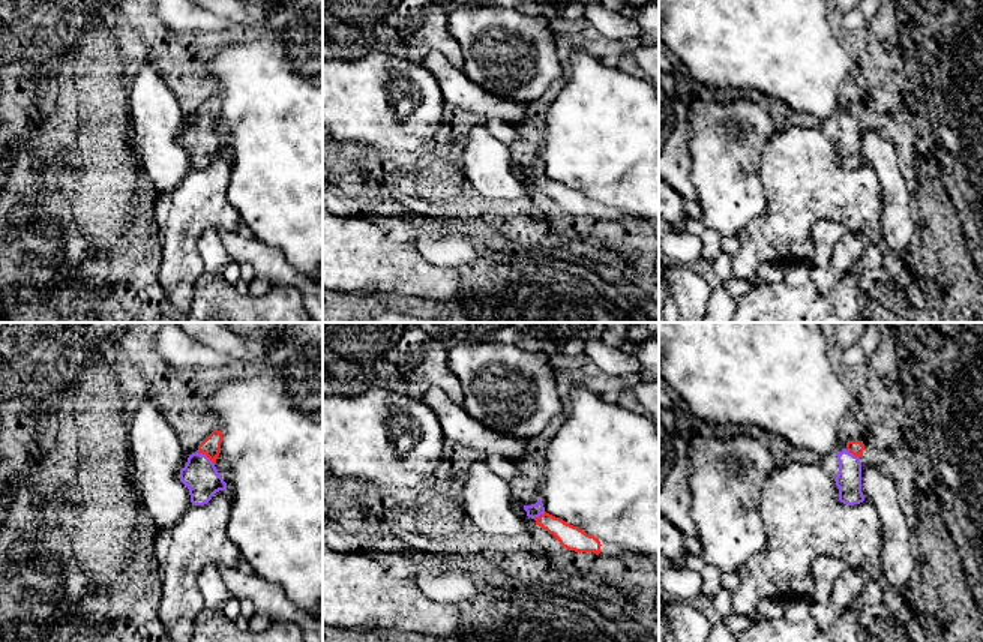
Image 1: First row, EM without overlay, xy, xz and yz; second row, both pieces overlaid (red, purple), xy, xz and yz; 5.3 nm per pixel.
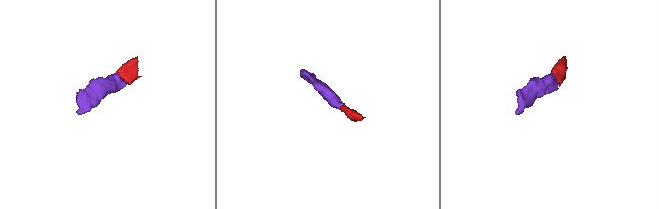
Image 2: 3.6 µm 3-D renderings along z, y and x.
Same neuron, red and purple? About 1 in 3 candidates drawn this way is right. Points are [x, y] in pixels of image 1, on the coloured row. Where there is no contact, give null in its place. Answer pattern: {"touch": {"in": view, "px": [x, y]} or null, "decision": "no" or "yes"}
{"touch": {"in": "xy", "px": [206, 455]}, "decision": "yes"}

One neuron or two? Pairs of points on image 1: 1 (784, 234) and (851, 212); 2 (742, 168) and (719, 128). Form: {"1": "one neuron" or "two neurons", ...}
{"1": "one neuron", "2": "one neuron"}

